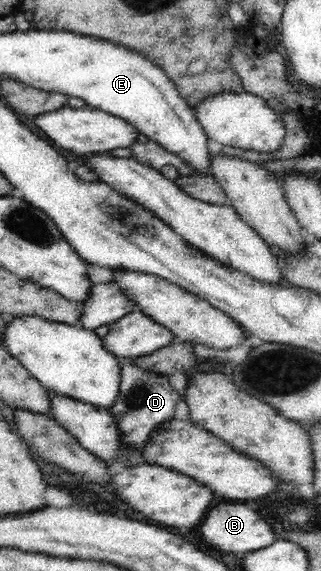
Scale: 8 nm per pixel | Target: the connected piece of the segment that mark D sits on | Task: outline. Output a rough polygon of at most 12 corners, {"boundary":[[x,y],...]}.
{"boundary":[[121,359],[109,410],[129,445],[144,448],[183,397],[168,374]]}

